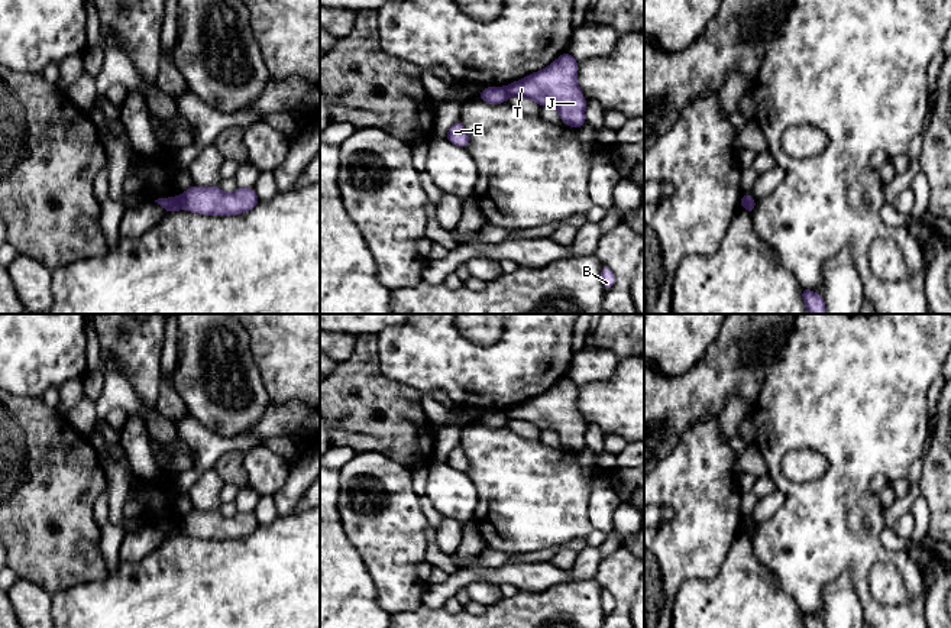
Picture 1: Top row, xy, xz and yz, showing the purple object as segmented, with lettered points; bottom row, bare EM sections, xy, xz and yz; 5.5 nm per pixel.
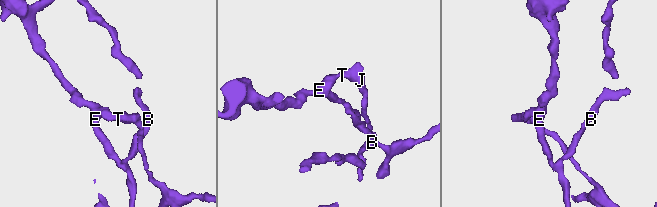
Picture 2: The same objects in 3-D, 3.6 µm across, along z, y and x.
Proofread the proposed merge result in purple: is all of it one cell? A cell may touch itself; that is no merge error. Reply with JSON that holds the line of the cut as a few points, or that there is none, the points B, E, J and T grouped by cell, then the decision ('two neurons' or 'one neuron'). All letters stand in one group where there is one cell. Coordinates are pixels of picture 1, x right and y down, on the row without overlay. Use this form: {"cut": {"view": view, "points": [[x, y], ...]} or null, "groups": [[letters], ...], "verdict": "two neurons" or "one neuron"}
{"cut": {"view": "xy", "points": [[178, 521], [183, 531]]}, "groups": [["B", "E"], ["J", "T"]], "verdict": "two neurons"}

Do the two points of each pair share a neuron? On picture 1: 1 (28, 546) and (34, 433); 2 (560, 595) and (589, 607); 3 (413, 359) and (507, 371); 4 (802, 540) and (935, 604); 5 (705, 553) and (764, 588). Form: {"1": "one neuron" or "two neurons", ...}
{"1": "one neuron", "2": "one neuron", "3": "one neuron", "4": "two neurons", "5": "two neurons"}

